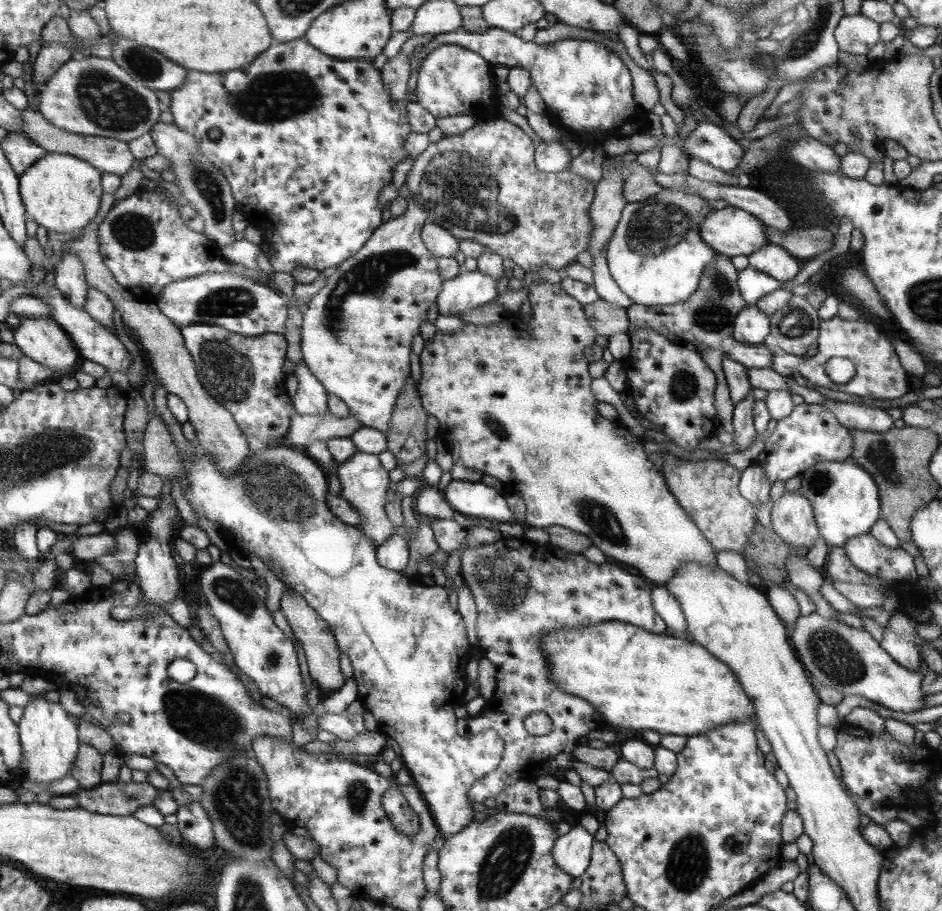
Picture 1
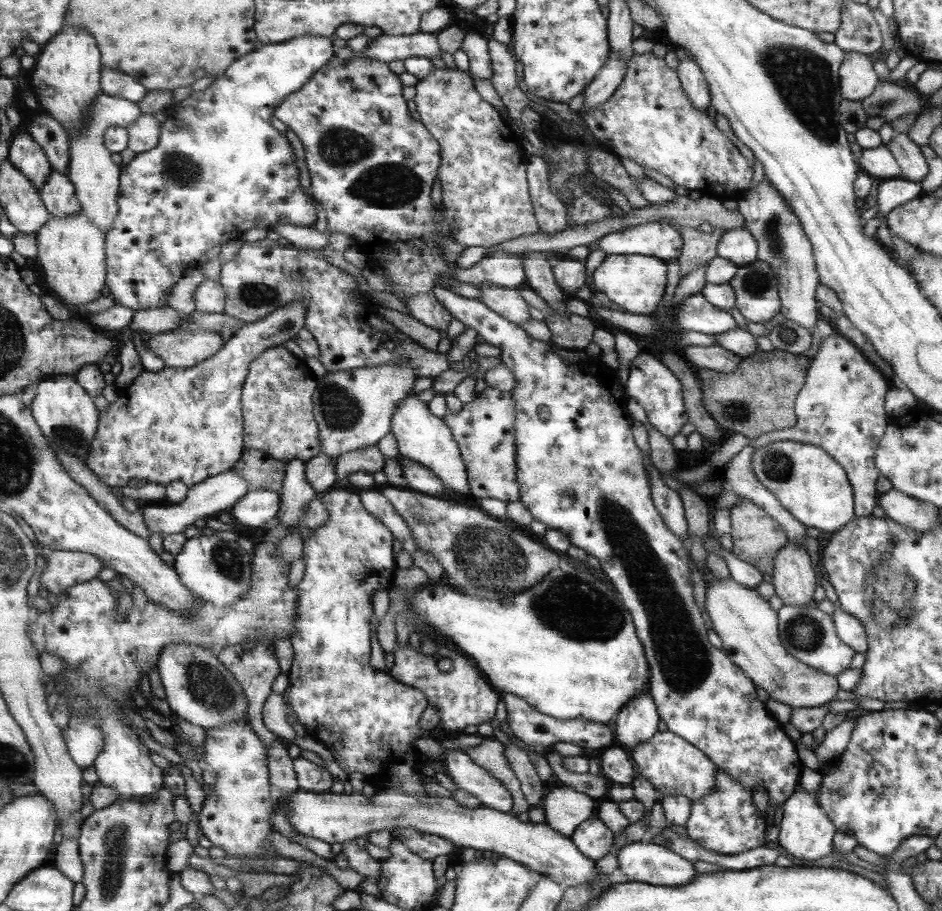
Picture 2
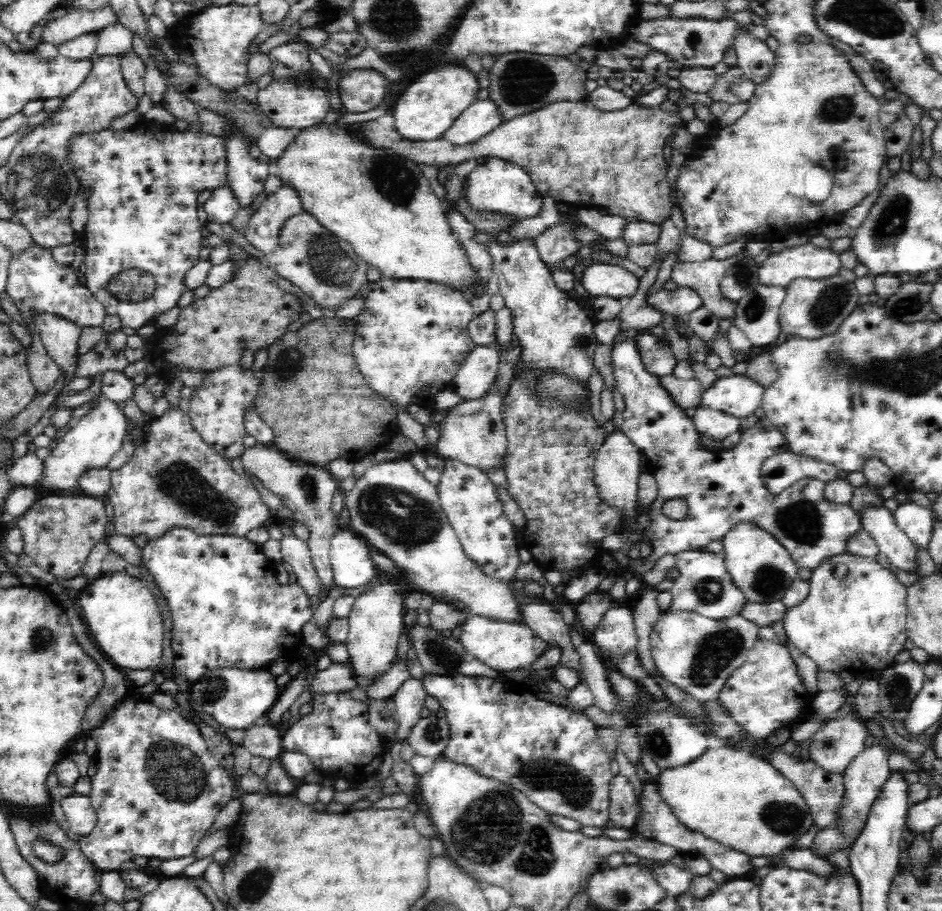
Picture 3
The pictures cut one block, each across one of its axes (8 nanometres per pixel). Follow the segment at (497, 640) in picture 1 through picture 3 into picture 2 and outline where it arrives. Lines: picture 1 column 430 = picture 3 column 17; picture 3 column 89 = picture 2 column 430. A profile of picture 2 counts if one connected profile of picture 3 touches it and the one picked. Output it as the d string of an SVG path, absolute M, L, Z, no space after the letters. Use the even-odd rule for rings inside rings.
M380 486L379 492L388 499L393 509L405 522L417 550L429 552L441 566L442 572L445 572L445 576L448 578L447 583L454 588L459 588L460 592L465 595L485 601L501 601L506 597L521 593L521 590L525 588L530 589L539 583L543 576L558 569L559 556L555 554L555 551L551 552L551 550L543 548L543 544L535 542L533 538L513 530L505 522L499 522L499 519L493 520L493 518L485 516L479 510L393 486Z

